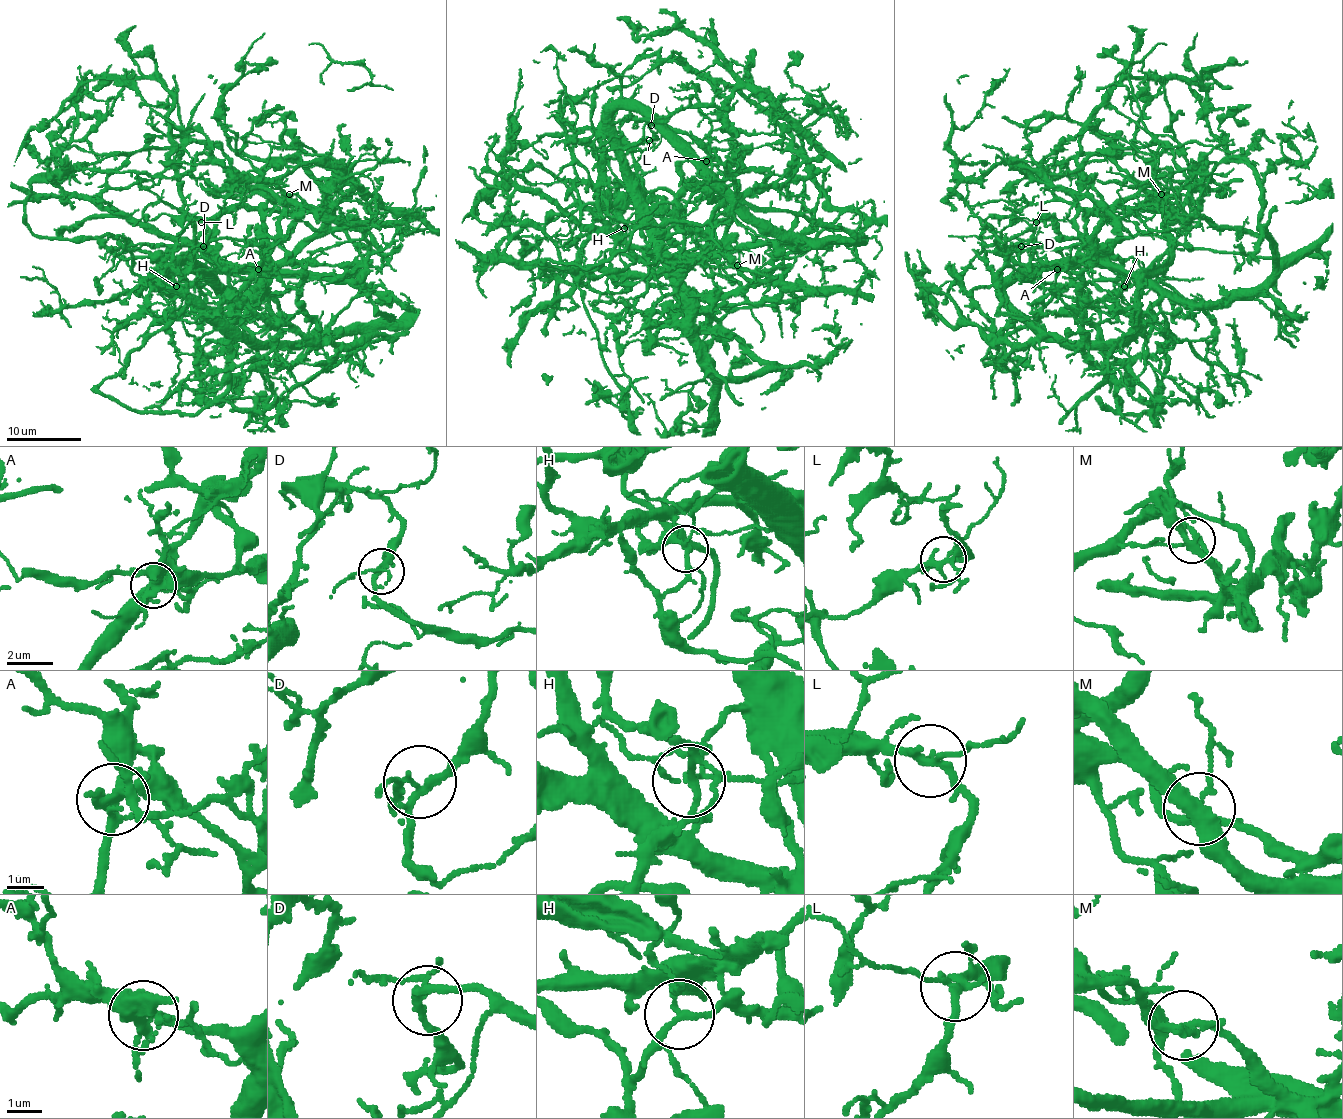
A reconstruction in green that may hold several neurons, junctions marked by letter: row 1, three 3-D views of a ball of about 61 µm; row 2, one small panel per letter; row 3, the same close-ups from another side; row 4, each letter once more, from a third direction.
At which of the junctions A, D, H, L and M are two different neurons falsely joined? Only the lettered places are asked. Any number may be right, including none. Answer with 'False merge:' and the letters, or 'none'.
False merge: A, H

